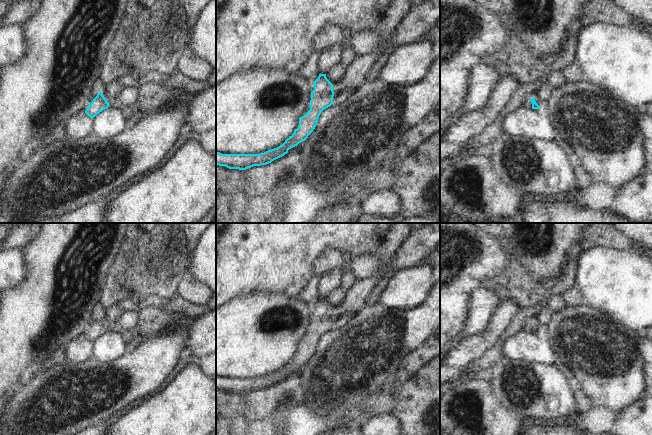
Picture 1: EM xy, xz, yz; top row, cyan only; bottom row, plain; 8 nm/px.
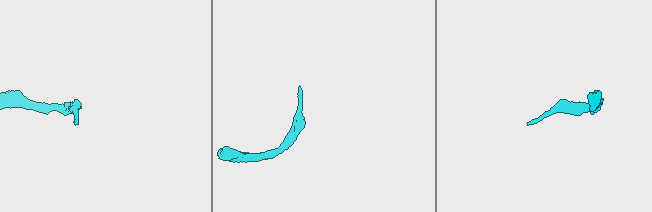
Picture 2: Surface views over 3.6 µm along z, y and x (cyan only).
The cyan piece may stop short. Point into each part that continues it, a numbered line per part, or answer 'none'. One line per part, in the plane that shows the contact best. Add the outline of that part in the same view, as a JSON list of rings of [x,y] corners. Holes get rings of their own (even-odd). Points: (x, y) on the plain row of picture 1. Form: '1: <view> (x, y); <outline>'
1: xz (355, 299); [[[392,223],[389,230],[379,244],[378,254],[380,264],[378,271],[371,277],[355,280],[352,286],[345,291],[345,297],[339,305],[333,308],[334,317],[343,315],[345,312],[356,313],[366,306],[366,302],[374,286],[381,279],[382,273],[393,259],[395,252],[403,244],[403,241],[412,231],[411,223]]]

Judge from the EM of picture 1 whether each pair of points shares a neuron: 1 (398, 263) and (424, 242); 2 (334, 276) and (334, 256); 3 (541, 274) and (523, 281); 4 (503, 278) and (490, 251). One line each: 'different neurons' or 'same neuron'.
1: same neuron
2: different neurons
3: different neurons
4: different neurons

